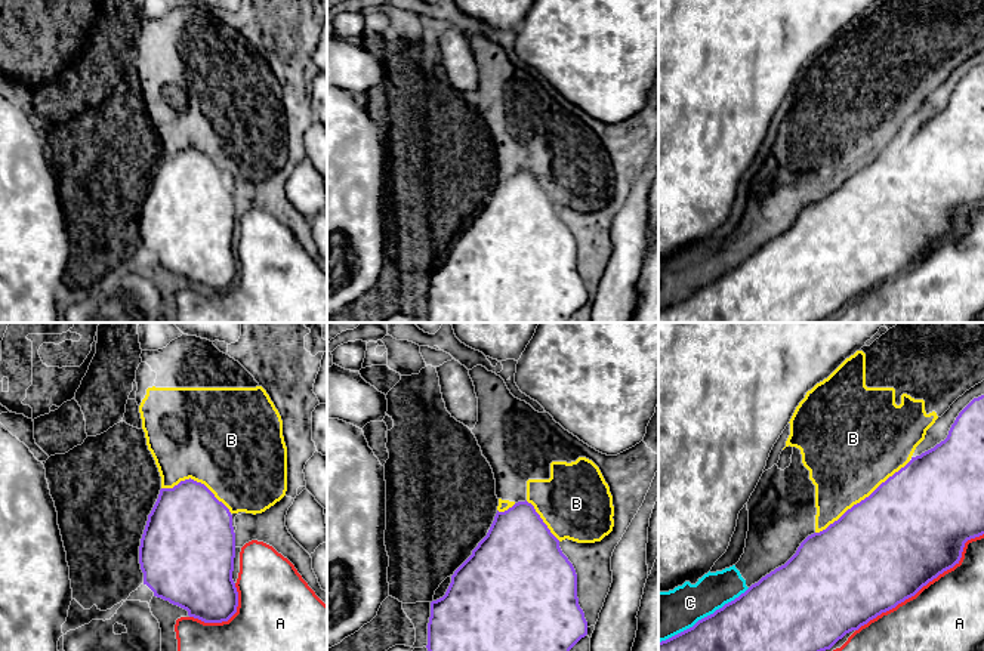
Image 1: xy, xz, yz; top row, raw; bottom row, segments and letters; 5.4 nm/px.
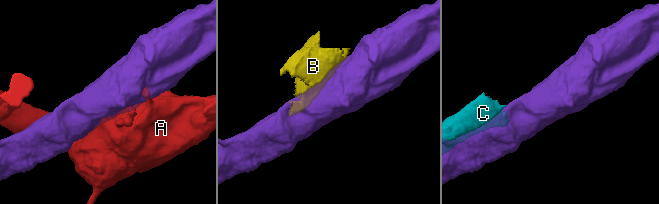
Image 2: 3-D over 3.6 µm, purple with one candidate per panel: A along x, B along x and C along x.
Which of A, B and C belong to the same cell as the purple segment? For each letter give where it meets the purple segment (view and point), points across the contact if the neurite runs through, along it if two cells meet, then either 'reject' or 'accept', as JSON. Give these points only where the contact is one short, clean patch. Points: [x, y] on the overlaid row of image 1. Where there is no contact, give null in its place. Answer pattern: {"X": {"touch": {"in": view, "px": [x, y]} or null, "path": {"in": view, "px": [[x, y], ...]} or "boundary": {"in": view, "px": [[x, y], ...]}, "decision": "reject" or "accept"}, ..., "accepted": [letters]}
{"A": {"touch": {"in": "yz", "px": [924, 585]}, "decision": "reject"}, "B": {"touch": {"in": "yz", "px": [864, 499]}, "decision": "reject"}, "C": {"touch": {"in": "yz", "px": [705, 617]}, "decision": "reject"}, "accepted": []}

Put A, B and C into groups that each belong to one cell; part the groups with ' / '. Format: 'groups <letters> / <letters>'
groups A / B C

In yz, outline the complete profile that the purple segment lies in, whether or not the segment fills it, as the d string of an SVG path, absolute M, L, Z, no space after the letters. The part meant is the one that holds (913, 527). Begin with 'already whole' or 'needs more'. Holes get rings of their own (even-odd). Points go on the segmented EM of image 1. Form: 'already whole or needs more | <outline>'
already whole | M984 395L956 417L948 435L882 482L744 593L692 627L658 642L658 651L826 651L852 630L914 596L959 564L965 543L984 534Z

